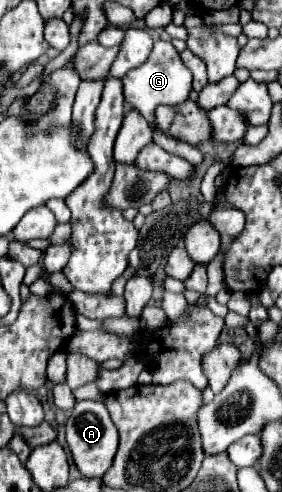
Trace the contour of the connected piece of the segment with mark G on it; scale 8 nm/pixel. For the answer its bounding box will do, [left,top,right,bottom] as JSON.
[122,40,192,120]

